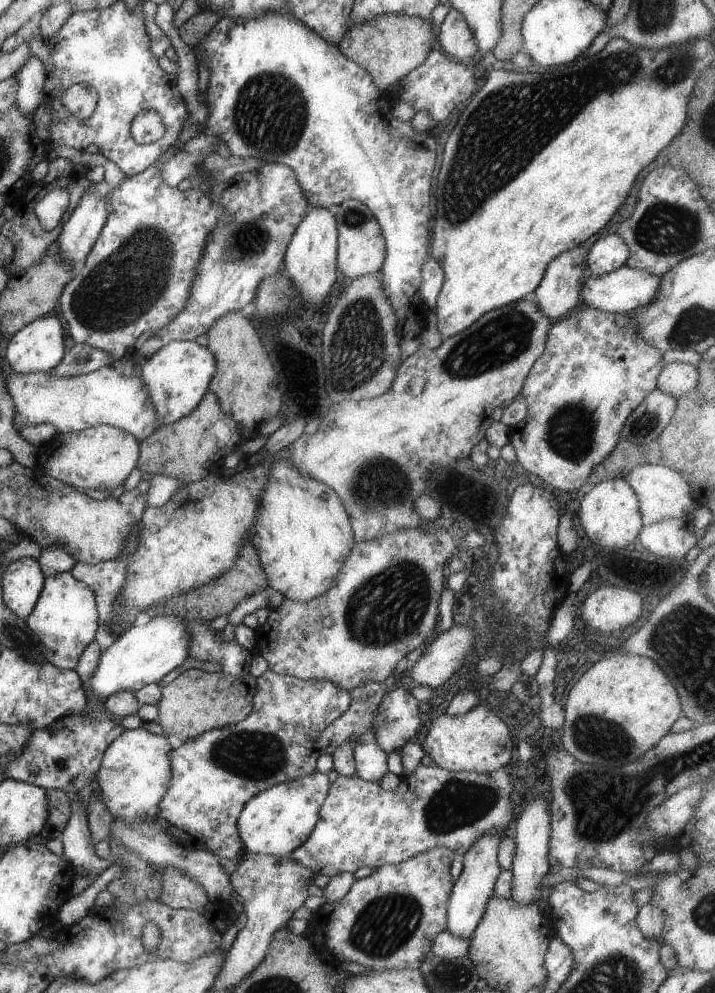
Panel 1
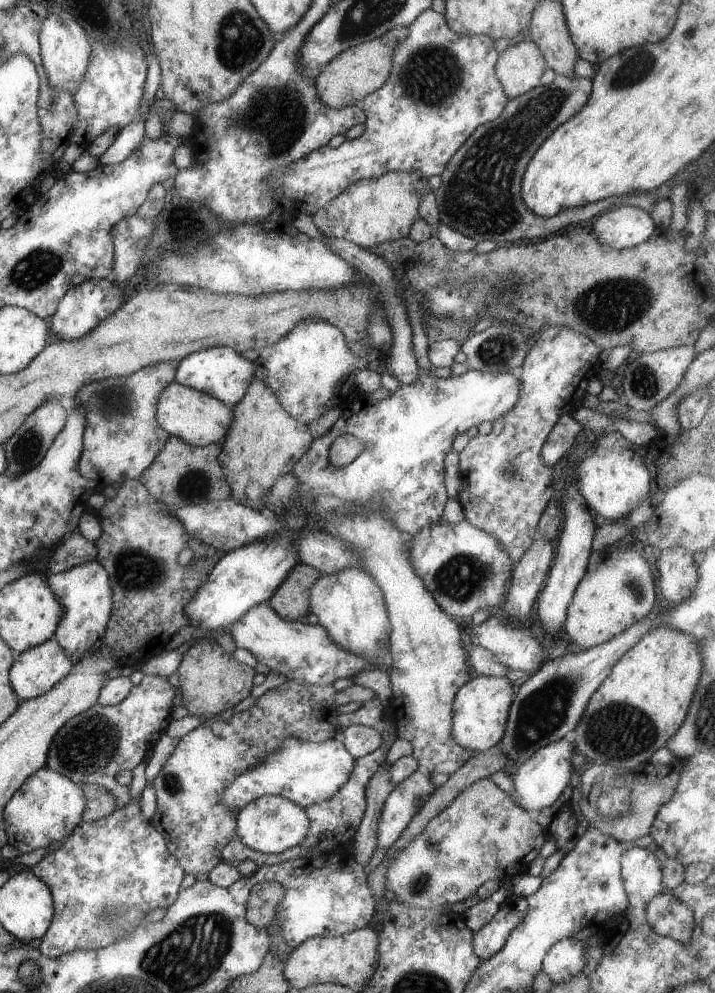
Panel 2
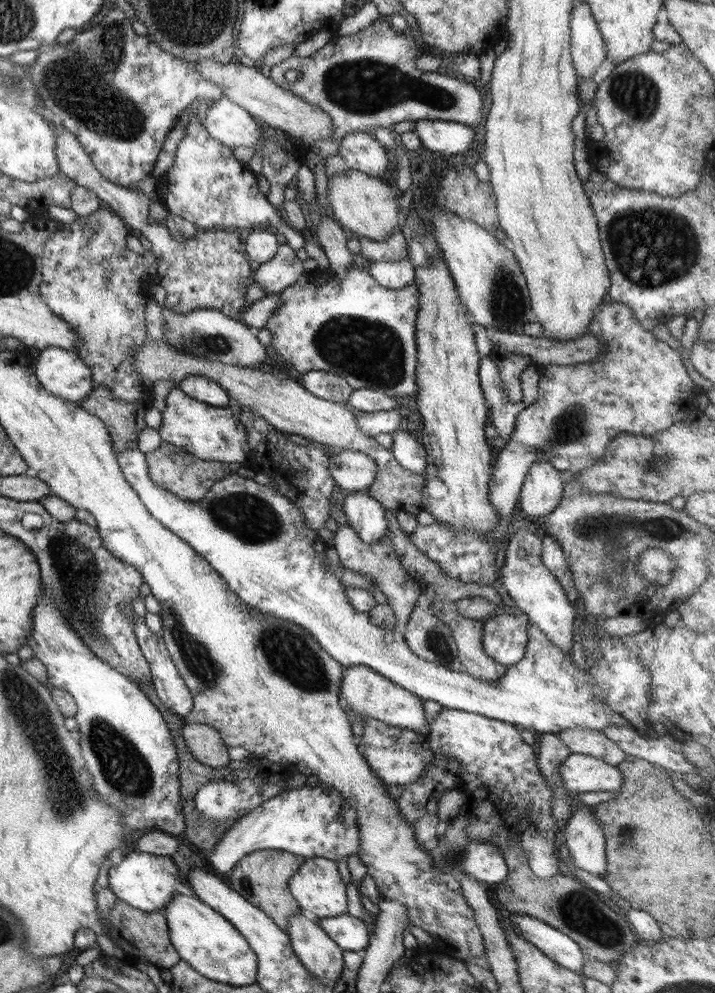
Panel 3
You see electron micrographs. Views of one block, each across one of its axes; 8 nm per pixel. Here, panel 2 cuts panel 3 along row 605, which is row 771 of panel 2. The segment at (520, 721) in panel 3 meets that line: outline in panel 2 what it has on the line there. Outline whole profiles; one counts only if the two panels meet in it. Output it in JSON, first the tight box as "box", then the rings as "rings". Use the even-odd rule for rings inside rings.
{"box":[222,736,354,811],"rings":[[[288,736],[282,750],[271,752],[258,766],[252,766],[232,784],[228,784],[222,800],[230,811],[239,811],[261,796],[280,795],[305,809],[332,798],[348,782],[350,772],[354,770],[353,759],[339,737],[312,744],[302,742],[296,736]]]}

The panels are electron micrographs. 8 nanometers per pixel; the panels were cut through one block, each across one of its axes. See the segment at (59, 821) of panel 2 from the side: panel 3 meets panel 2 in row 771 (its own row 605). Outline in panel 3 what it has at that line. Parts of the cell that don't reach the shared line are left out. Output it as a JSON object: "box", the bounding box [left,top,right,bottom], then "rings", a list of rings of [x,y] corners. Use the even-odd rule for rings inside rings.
{"box":[26,582,186,836],"rings":[[[40,582],[40,596],[32,612],[32,632],[26,638],[34,657],[46,665],[50,687],[69,692],[78,707],[75,714],[79,728],[79,744],[86,769],[98,798],[108,807],[119,811],[121,822],[130,830],[160,830],[172,836],[180,836],[186,830],[186,820],[180,802],[180,762],[174,739],[160,710],[150,701],[132,680],[114,670],[108,662],[100,660],[76,634],[76,630],[64,622],[64,614],[56,608],[44,582]]]}

